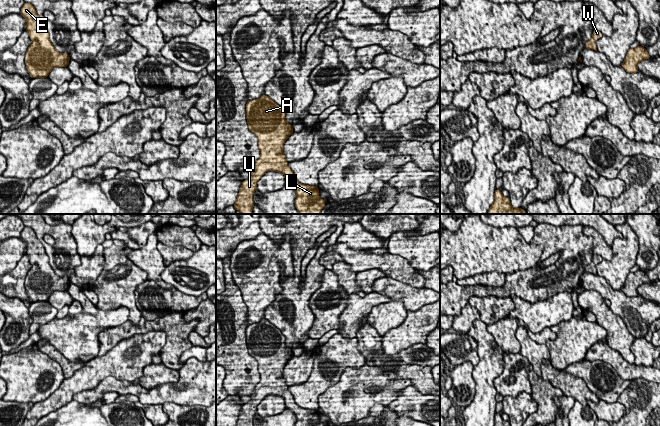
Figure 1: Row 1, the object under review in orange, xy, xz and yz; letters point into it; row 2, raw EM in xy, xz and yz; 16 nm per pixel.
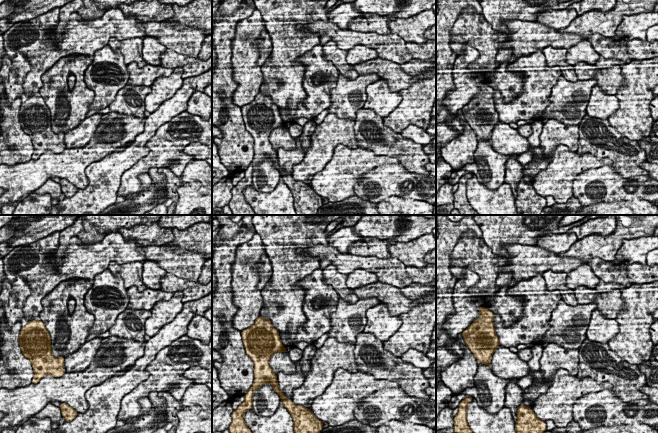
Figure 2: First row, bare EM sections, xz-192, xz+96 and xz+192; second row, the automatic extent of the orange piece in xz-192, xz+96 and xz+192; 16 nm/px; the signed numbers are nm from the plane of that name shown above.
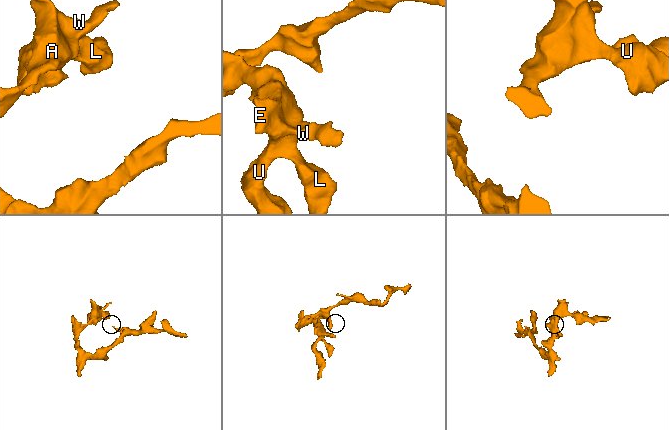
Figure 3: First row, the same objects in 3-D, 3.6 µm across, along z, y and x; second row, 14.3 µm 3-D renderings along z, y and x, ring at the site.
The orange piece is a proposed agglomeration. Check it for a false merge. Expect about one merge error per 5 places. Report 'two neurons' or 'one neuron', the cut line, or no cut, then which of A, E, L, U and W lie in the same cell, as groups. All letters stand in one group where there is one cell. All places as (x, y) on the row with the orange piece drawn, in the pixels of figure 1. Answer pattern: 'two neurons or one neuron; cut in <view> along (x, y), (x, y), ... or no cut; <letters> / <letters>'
one neuron; no cut; A E L U W

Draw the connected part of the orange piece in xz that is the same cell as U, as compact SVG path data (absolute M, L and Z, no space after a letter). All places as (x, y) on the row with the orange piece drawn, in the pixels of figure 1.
M267 95L248 101L245 108L248 129L258 138L260 158L251 176L242 182L233 205L236 211L252 214L258 180L267 171L276 171L284 174L286 184L296 192L295 206L299 214L320 214L326 203L319 197L319 187L297 181L283 153L285 141L293 134L292 125L285 120L285 112Z

